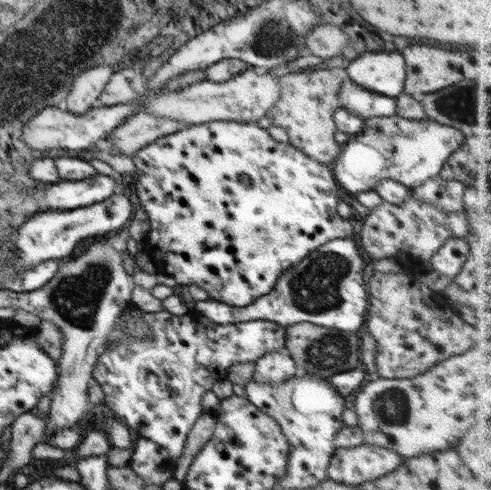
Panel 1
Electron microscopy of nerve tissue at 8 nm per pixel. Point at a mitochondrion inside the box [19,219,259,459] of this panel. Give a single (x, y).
(76, 299)

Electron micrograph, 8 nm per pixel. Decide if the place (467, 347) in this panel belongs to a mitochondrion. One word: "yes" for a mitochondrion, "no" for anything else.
no

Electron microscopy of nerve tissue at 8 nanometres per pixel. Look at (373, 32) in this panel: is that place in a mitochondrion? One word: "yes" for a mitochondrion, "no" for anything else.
no

